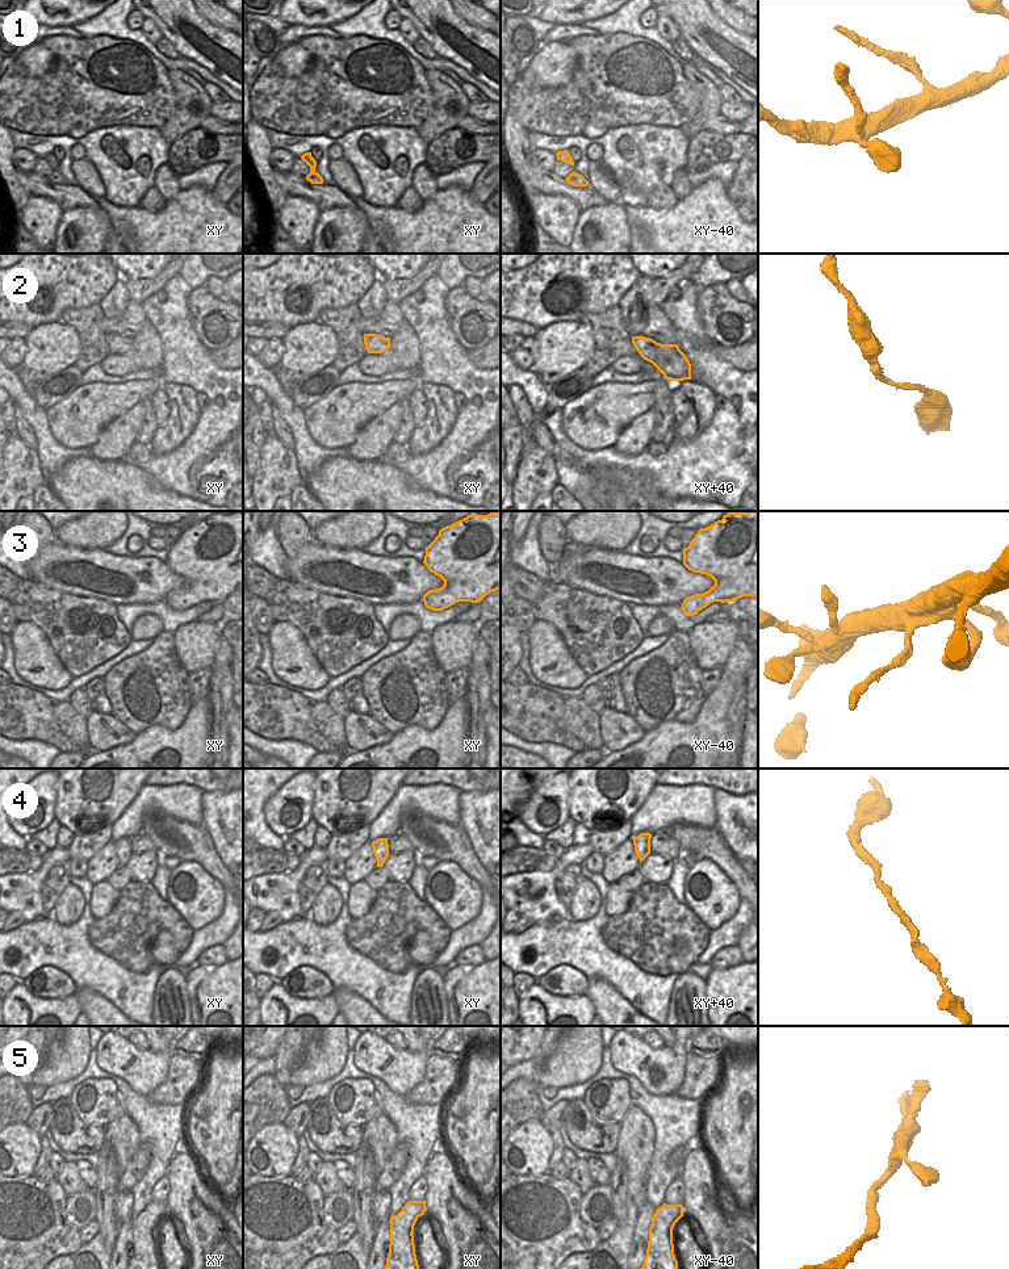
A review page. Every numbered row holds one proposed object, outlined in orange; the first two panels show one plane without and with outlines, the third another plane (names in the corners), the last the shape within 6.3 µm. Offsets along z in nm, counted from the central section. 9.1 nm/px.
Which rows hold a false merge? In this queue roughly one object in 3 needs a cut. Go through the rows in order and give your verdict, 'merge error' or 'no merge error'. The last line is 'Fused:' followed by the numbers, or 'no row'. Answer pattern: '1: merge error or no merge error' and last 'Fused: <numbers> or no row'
1: merge error
2: no merge error
3: merge error
4: no merge error
5: no merge error
Fused: 1, 3

